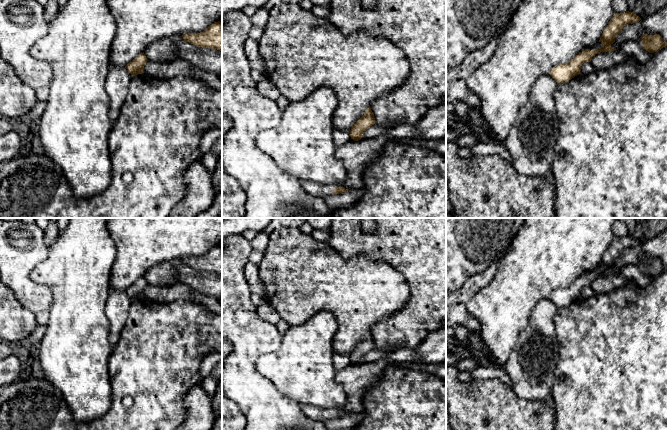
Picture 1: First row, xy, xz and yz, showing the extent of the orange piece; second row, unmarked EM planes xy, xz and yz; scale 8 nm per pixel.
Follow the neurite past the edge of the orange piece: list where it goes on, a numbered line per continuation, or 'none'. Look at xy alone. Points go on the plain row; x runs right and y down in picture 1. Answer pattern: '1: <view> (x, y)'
none

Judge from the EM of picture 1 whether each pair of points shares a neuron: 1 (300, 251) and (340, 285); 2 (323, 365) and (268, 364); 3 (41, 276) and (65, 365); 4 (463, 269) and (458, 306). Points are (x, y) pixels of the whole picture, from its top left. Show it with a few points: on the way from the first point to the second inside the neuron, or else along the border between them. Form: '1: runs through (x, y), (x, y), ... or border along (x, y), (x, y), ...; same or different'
1: runs through (310, 261), (330, 281); same
2: runs through (309, 365), (282, 365); same
3: runs through (64, 294), (65, 342); same
4: border along (480, 272), (473, 273), (456, 289); different

